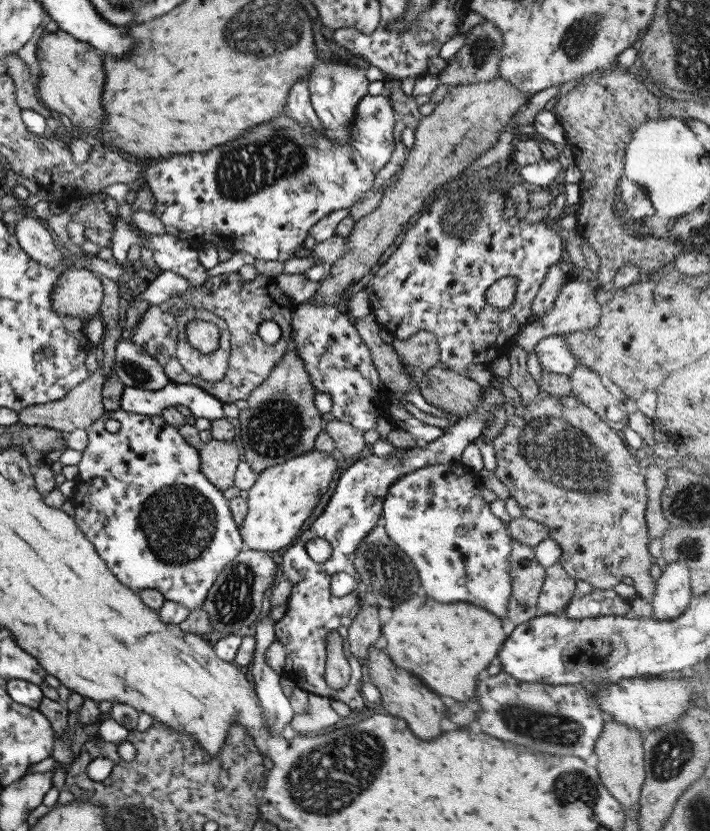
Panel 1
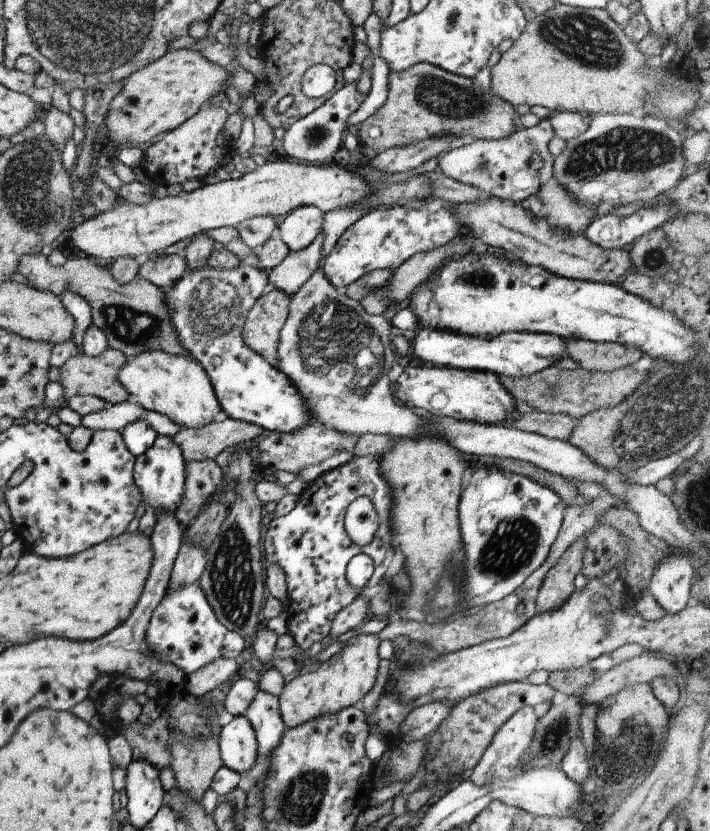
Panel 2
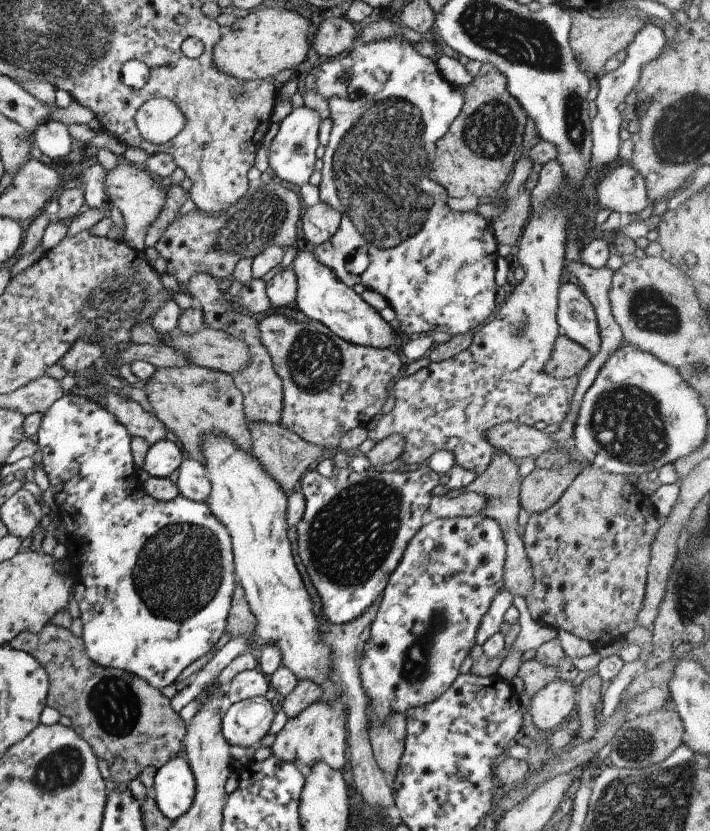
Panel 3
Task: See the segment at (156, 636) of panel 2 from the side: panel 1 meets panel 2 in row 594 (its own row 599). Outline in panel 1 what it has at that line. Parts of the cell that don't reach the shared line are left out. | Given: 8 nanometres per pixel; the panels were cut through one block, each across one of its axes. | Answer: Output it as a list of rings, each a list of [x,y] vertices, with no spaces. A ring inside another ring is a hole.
[[[125,410],[104,411],[85,431],[88,433],[88,446],[82,452],[82,458],[78,462],[78,475],[73,497],[70,499],[75,510],[75,521],[86,538],[95,546],[98,554],[104,559],[108,568],[116,575],[116,578],[124,585],[133,588],[154,589],[164,595],[166,601],[177,602],[190,610],[200,609],[208,591],[219,577],[221,570],[234,560],[240,551],[246,548],[238,523],[234,520],[222,491],[213,486],[201,471],[199,449],[188,444],[179,433],[178,428],[168,424],[161,416],[148,416],[145,414],[131,413]],[[108,418],[114,418],[120,422],[120,429],[116,433],[110,433],[104,427]]]

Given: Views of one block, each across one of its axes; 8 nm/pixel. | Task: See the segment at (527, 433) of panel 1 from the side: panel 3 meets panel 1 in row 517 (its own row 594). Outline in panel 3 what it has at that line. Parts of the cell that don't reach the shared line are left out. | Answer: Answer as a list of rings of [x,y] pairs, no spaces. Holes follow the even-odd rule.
[[[589,464],[585,469],[581,469],[580,474],[576,476],[576,480],[556,500],[556,504],[552,504],[542,514],[530,515],[526,526],[521,530],[522,542],[524,543],[528,560],[534,572],[534,580],[536,580],[534,588],[528,592],[528,596],[525,598],[528,610],[530,610],[530,616],[537,623],[553,627],[555,630],[566,630],[574,636],[590,642],[595,649],[608,646],[624,638],[637,625],[638,612],[640,612],[645,599],[647,569],[650,562],[650,546],[661,524],[662,518],[657,513],[656,508],[651,505],[650,496],[639,492],[634,484],[628,482],[625,475],[612,474],[592,464]]]

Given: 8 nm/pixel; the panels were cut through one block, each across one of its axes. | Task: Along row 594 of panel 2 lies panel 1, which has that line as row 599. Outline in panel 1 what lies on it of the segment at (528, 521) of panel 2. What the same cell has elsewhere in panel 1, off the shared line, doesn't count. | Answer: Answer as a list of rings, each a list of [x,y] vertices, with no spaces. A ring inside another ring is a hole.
[[[462,462],[457,464],[457,466],[450,466],[449,464],[443,467],[440,464],[435,463],[430,466],[424,466],[424,468],[418,468],[418,470],[413,470],[408,472],[400,479],[396,480],[392,486],[390,486],[388,492],[383,498],[383,511],[382,511],[382,522],[385,528],[387,537],[396,546],[403,550],[403,553],[413,565],[416,567],[417,573],[419,574],[419,579],[421,582],[421,593],[428,594],[430,598],[438,600],[438,602],[444,602],[444,604],[450,604],[450,602],[469,602],[476,604],[476,606],[485,608],[491,613],[494,613],[501,621],[507,618],[507,602],[511,595],[511,576],[509,575],[509,556],[511,553],[511,540],[510,533],[508,531],[508,526],[502,522],[499,518],[496,518],[492,511],[490,510],[489,503],[484,500],[480,490],[482,489],[482,482],[479,476],[474,473],[468,466],[464,468]]]

